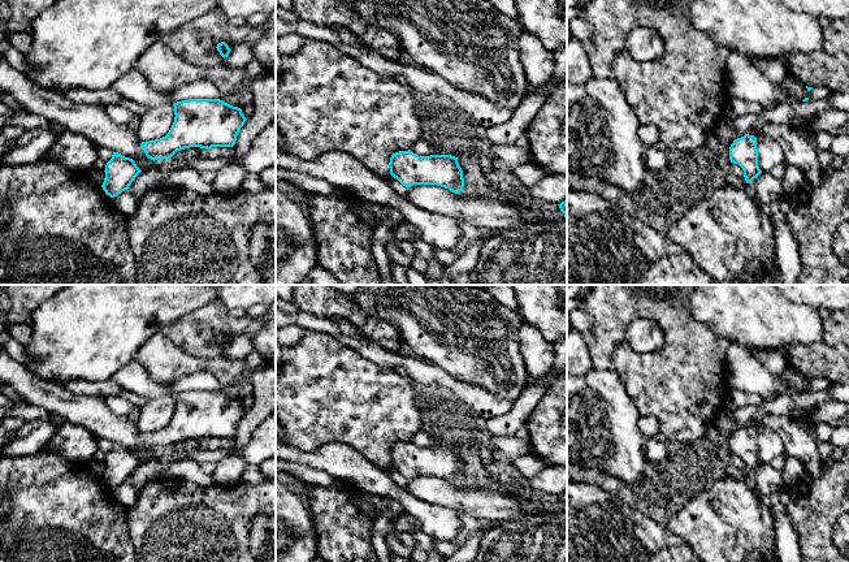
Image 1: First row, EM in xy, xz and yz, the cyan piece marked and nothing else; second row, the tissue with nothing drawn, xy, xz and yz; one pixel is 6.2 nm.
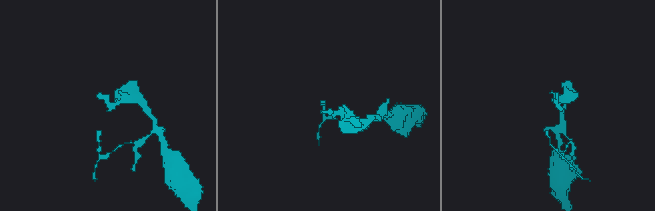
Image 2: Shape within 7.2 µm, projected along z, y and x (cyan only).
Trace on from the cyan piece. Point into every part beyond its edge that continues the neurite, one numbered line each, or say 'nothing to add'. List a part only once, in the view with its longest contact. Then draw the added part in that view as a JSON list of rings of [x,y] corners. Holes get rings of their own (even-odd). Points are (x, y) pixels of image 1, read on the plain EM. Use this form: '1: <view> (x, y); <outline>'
nothing to add

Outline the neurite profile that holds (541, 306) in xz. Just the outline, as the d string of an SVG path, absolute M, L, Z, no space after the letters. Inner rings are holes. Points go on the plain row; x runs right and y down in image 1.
M511 285L521 317L551 343L567 340L567 306L555 285Z

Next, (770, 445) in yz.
M758 427L757 441L758 458L762 464L768 464L775 457L785 454L783 440L771 428Z

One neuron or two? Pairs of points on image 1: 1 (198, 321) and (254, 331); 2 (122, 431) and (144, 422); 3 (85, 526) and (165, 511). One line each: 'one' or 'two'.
1: one
2: two
3: two

